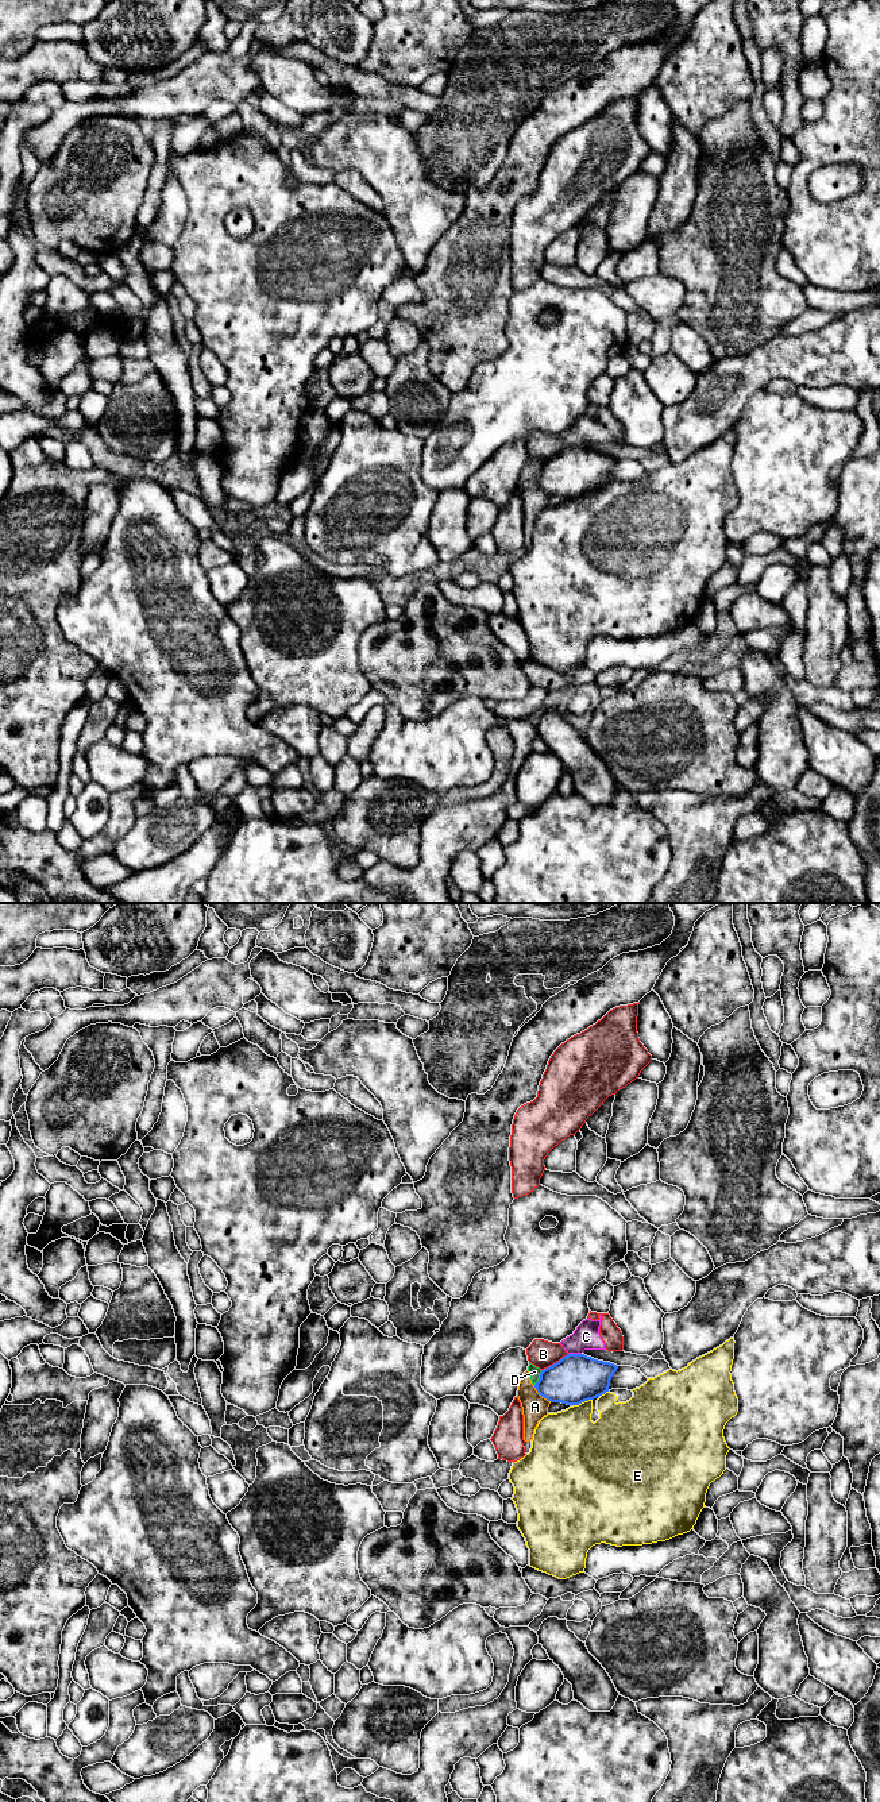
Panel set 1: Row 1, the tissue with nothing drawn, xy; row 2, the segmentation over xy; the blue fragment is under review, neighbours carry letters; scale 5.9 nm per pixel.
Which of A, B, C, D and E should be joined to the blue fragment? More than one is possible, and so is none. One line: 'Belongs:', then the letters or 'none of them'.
Belongs: none of them

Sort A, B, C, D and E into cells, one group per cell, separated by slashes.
A D / B C / E

